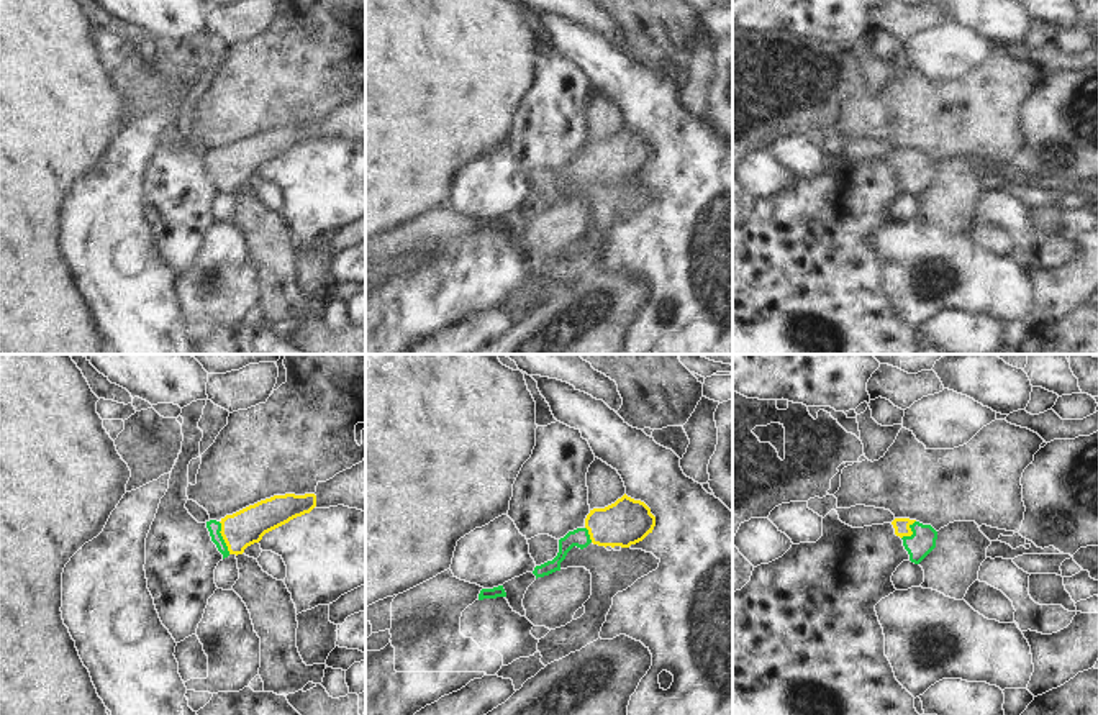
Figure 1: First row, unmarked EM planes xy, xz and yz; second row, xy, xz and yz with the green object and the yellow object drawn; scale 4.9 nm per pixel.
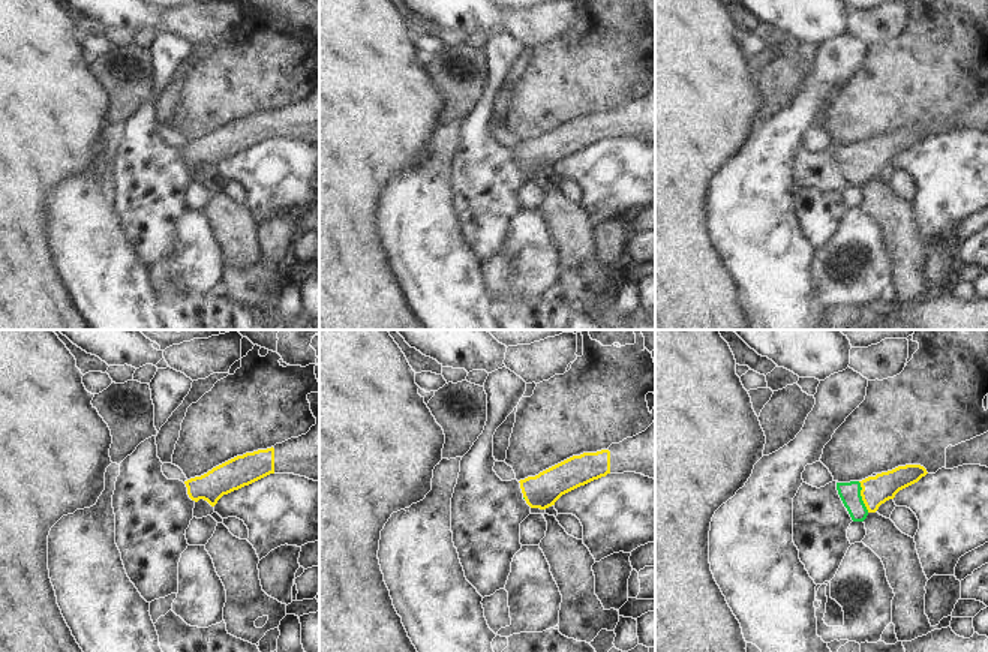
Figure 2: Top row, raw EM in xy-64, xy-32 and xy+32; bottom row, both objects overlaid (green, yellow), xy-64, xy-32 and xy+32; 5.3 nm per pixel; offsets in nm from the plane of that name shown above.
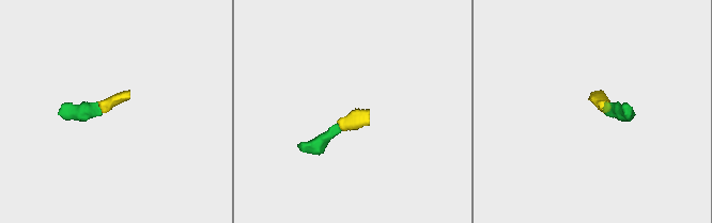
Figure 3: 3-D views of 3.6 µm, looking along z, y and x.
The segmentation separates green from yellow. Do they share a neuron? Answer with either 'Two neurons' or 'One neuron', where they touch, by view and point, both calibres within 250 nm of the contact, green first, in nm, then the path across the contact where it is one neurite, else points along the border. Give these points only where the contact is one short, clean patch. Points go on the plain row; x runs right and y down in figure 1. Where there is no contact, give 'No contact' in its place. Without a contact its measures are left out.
One neuron. Touches green at xy (222, 171). Thickness 70 nm (green) against 180 nm. Path across: xy (213, 159), (222, 171), (246, 159)

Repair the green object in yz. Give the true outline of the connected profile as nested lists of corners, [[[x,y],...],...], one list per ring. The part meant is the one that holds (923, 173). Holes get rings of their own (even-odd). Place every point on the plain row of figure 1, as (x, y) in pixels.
[[[895,151],[892,157],[895,167],[903,172],[911,195],[919,197],[936,180],[937,164],[931,157],[910,151]]]

